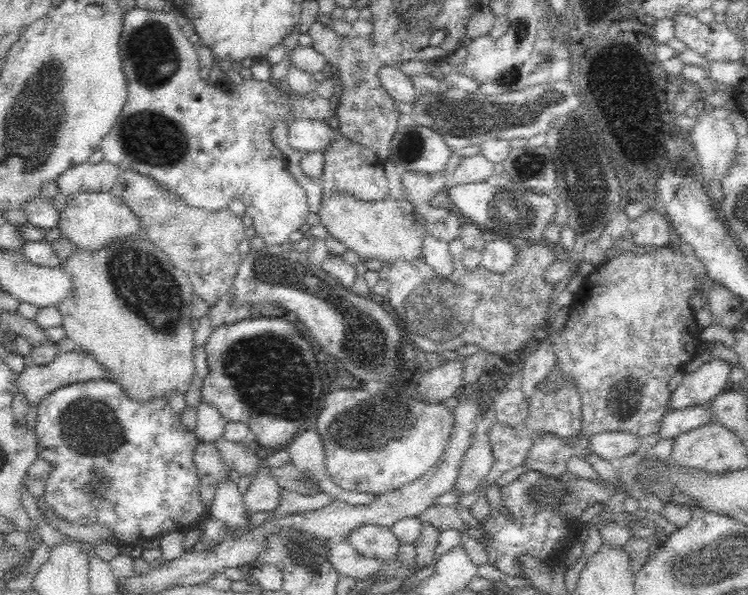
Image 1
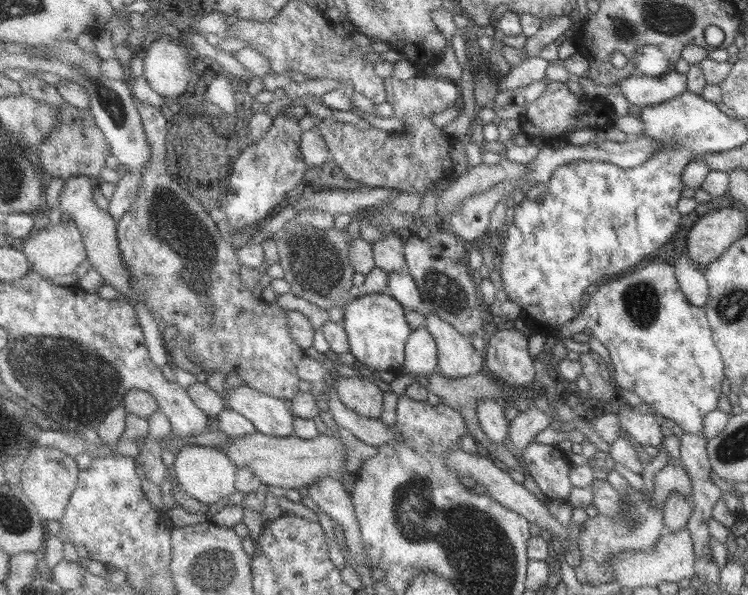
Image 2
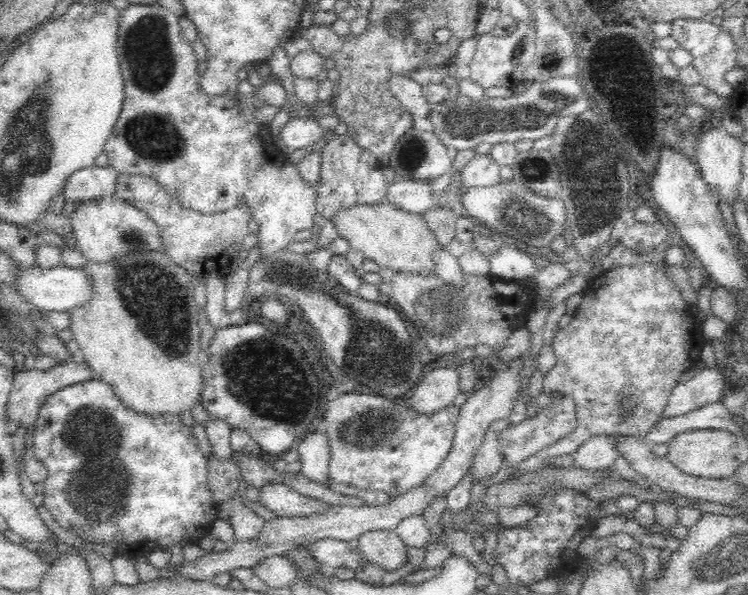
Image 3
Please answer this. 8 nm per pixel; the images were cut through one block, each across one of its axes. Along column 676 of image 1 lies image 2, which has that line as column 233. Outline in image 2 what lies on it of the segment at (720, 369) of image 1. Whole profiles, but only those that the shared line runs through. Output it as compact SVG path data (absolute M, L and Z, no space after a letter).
M244 384L226 391L230 409L246 416L262 434L282 438L296 435L298 417L289 401Z

